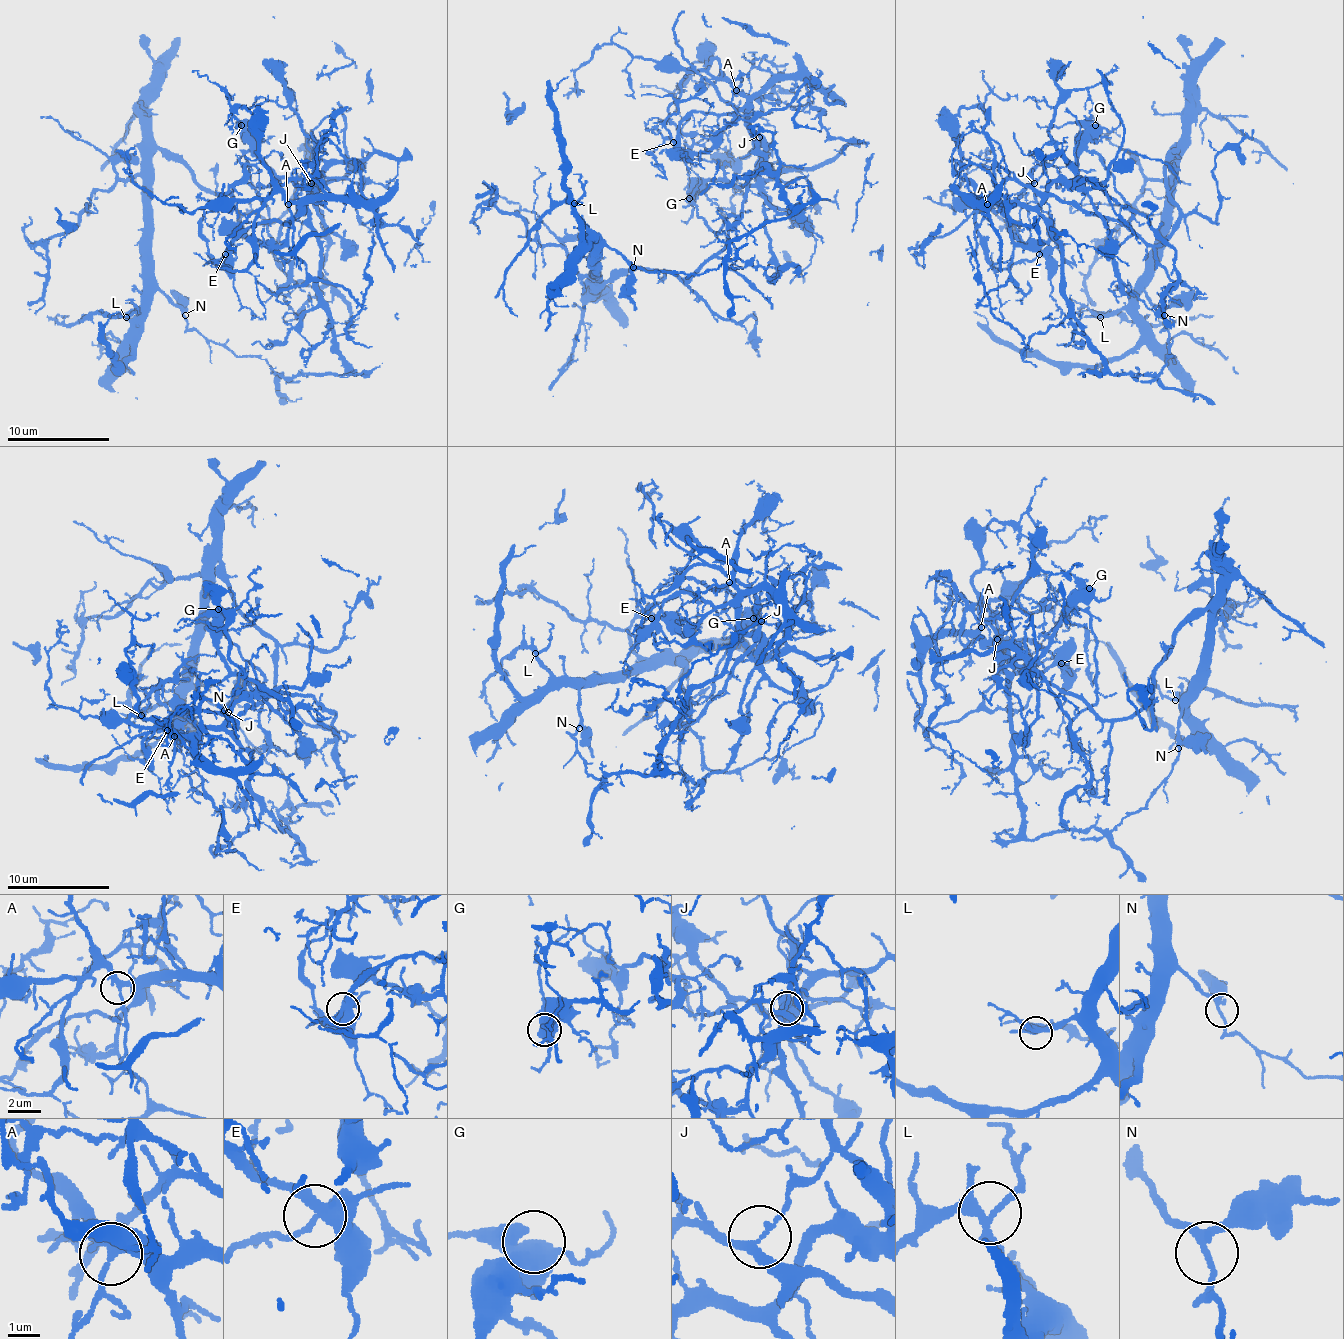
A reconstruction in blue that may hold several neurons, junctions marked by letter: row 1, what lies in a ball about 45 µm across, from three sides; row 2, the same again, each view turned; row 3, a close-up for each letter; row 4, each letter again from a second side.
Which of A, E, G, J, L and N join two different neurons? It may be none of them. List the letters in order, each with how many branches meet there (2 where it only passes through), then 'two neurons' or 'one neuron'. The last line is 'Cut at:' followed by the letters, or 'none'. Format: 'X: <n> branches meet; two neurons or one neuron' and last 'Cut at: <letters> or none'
A: 3 branches meet; one neuron
E: 4 branches meet; two neurons
G: 4 branches meet; one neuron
J: 3 branches meet; two neurons
L: 3 branches meet; one neuron
N: 3 branches meet; one neuron
Cut at: E, J

